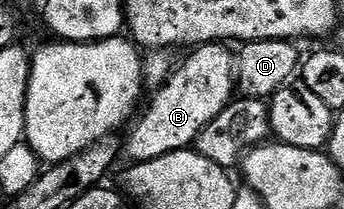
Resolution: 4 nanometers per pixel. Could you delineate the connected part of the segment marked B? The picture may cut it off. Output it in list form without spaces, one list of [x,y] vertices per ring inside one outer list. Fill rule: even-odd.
[[[221,43],[199,45],[185,62],[174,68],[169,80],[152,94],[153,102],[141,117],[141,122],[129,133],[123,153],[133,163],[159,159],[168,153],[190,148],[199,131],[219,115],[235,97],[235,57]]]

